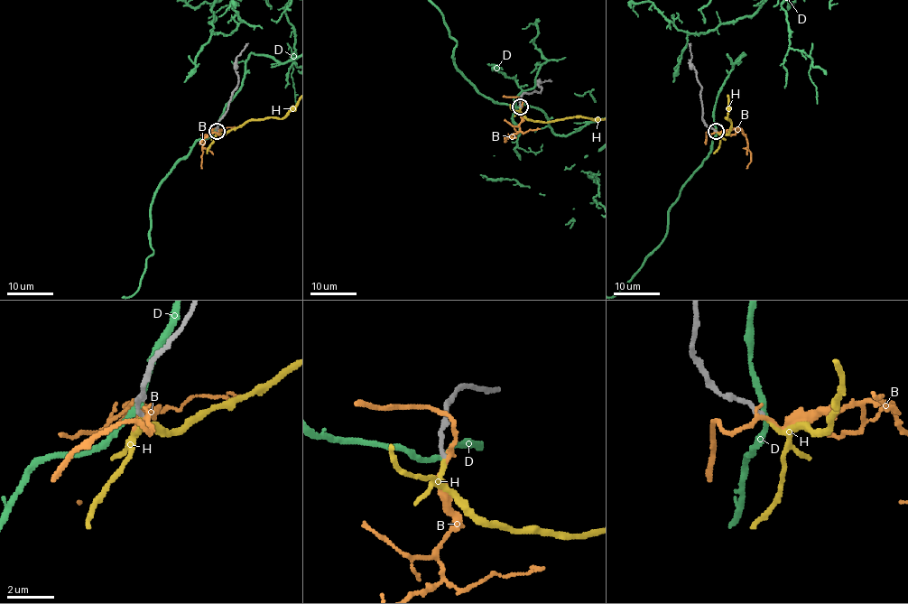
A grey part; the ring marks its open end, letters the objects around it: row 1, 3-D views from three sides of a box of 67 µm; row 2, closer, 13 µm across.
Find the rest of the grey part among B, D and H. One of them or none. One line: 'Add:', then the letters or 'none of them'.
Add: H

